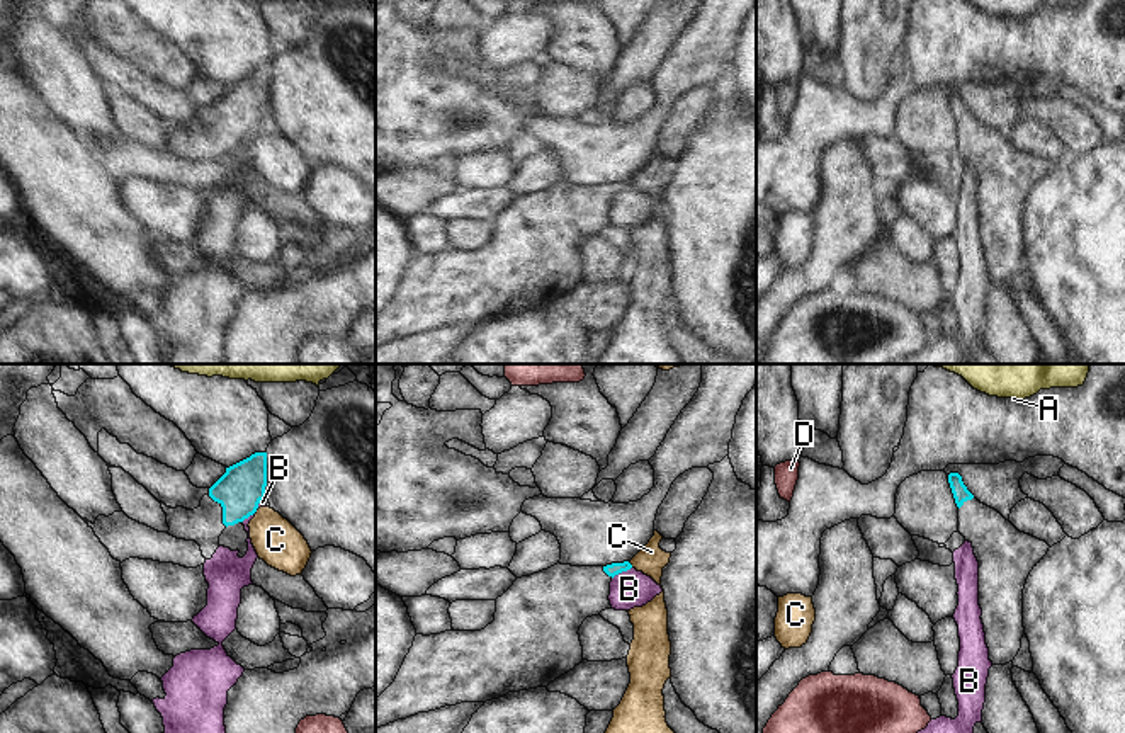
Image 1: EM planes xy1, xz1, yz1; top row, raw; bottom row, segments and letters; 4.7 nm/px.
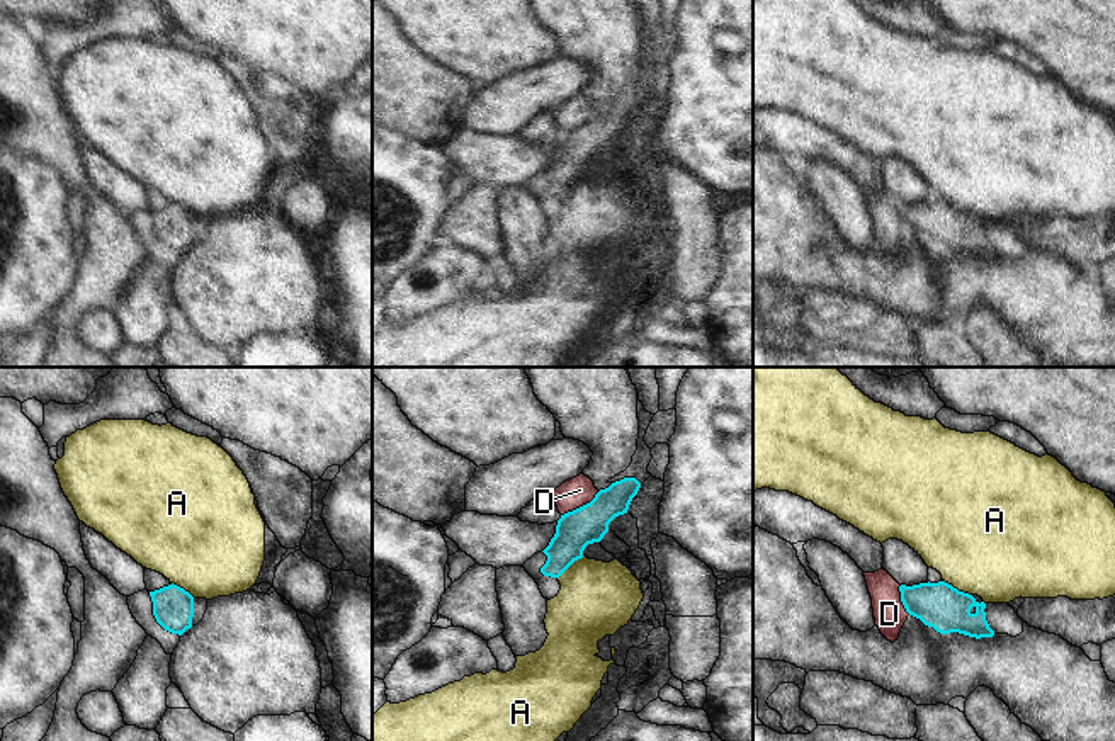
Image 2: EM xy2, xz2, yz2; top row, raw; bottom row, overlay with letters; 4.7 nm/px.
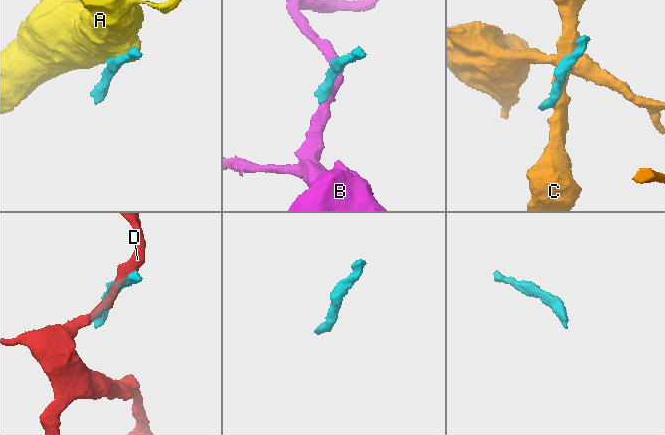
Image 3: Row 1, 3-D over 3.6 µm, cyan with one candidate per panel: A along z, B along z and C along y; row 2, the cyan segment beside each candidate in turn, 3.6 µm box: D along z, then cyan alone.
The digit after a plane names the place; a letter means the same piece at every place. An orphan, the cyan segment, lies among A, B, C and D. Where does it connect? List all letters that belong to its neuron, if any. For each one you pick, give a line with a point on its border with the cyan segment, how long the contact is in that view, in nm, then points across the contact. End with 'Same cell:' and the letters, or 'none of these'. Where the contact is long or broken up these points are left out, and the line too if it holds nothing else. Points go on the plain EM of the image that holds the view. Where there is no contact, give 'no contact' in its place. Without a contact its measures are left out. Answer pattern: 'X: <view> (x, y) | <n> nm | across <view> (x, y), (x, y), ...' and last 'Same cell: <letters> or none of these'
Same cell: none of these

